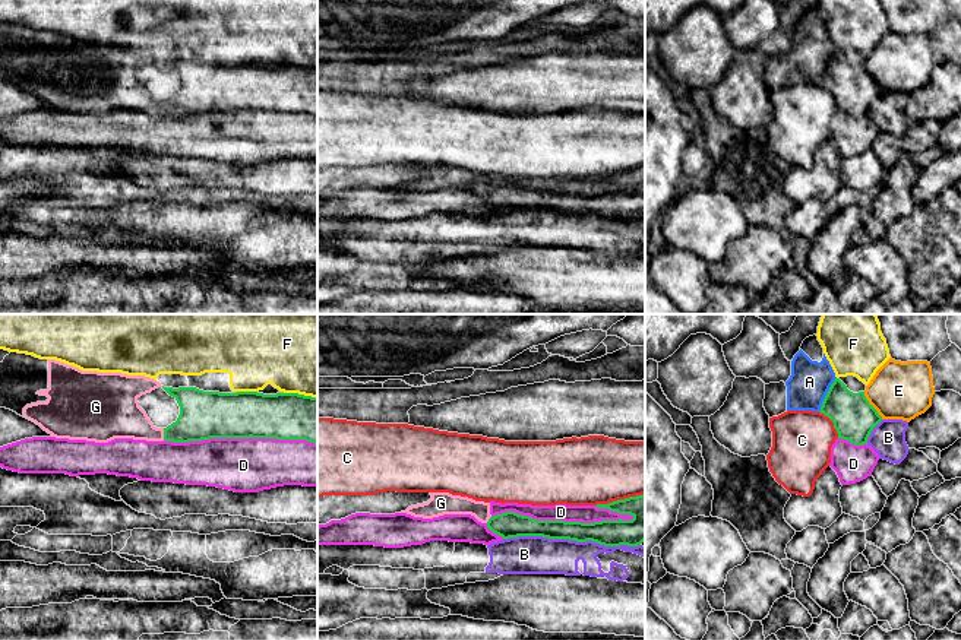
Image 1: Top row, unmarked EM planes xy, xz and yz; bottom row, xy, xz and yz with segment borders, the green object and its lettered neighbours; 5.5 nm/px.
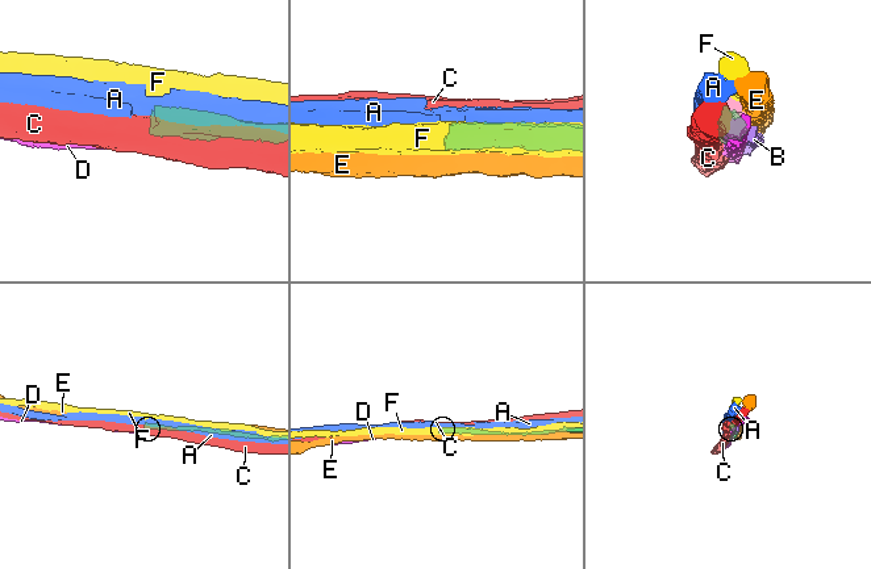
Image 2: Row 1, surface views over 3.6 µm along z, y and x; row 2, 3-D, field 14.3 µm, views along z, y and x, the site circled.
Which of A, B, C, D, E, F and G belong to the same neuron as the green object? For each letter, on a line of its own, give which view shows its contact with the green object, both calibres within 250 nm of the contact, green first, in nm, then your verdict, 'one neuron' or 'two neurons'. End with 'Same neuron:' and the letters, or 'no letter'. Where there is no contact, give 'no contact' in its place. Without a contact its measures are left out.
A: yz | 240/220 nm | two neurons
B: xz | 140/200 nm | two neurons
C: xz | 160/380 nm | two neurons
D: xz | 140/100 nm | two neurons
E: yz | 240/320 nm | two neurons
F: xy | 260/340 nm | two neurons
G: xy | 260/220 nm | one neuron
Same neuron: G

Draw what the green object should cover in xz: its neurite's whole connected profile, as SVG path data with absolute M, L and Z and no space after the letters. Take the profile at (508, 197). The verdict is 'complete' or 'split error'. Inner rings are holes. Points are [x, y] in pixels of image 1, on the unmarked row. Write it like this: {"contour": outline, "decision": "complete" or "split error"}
{"contour": "M430 165L427 175L408 180L405 184L414 190L433 191L443 187L471 187L486 196L489 203L503 212L518 209L543 209L549 212L569 212L576 215L592 213L604 219L638 219L645 213L645 167L597 177L619 187L630 187L632 193L601 193L594 196L565 193L535 193L515 184L490 187L490 175L475 174L449 165Z", "decision": "split error"}

